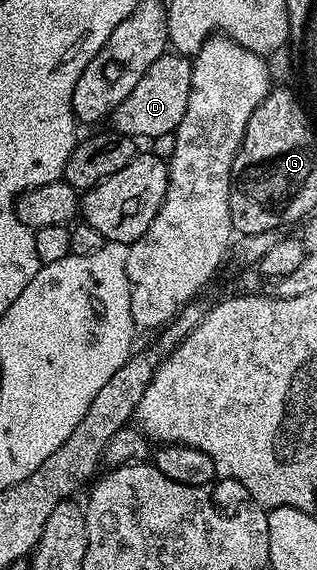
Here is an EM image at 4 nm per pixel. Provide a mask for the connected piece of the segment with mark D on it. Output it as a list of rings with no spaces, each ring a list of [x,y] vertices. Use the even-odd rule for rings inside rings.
[[[167,51],[162,54],[148,71],[144,71],[144,79],[136,83],[132,95],[116,107],[112,114],[113,132],[123,133],[125,137],[135,139],[153,139],[165,133],[174,133],[188,111],[188,95],[192,91],[192,71],[194,66],[189,56],[177,51]]]

